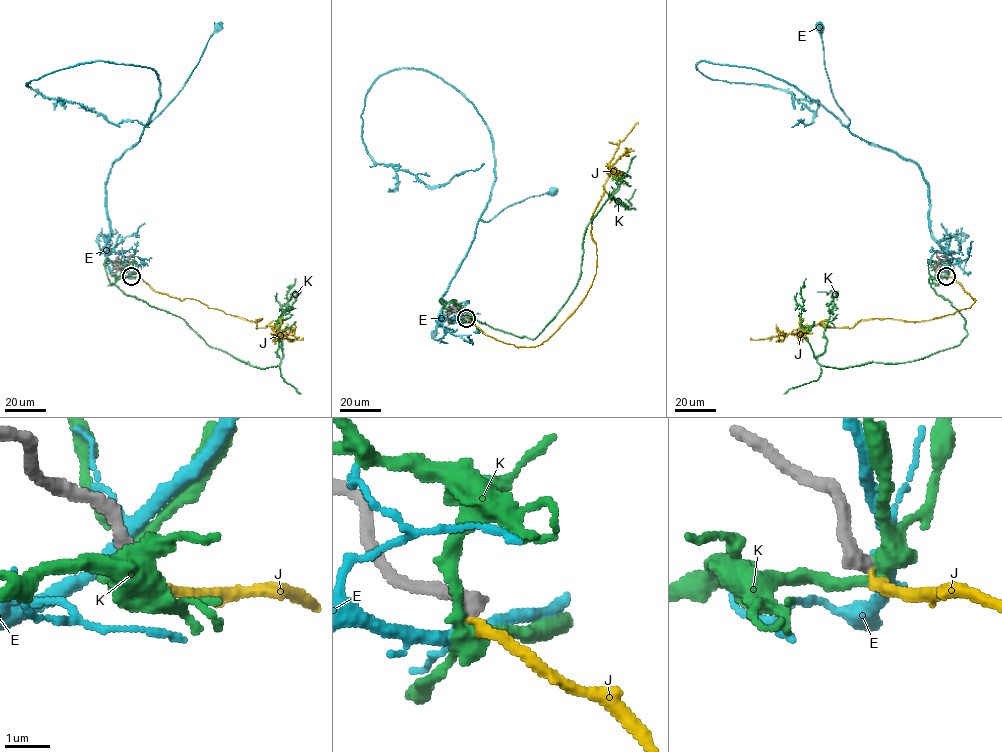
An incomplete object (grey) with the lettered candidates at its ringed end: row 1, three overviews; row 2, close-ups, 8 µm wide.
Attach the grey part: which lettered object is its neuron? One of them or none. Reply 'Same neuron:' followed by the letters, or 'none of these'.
Same neuron: J

